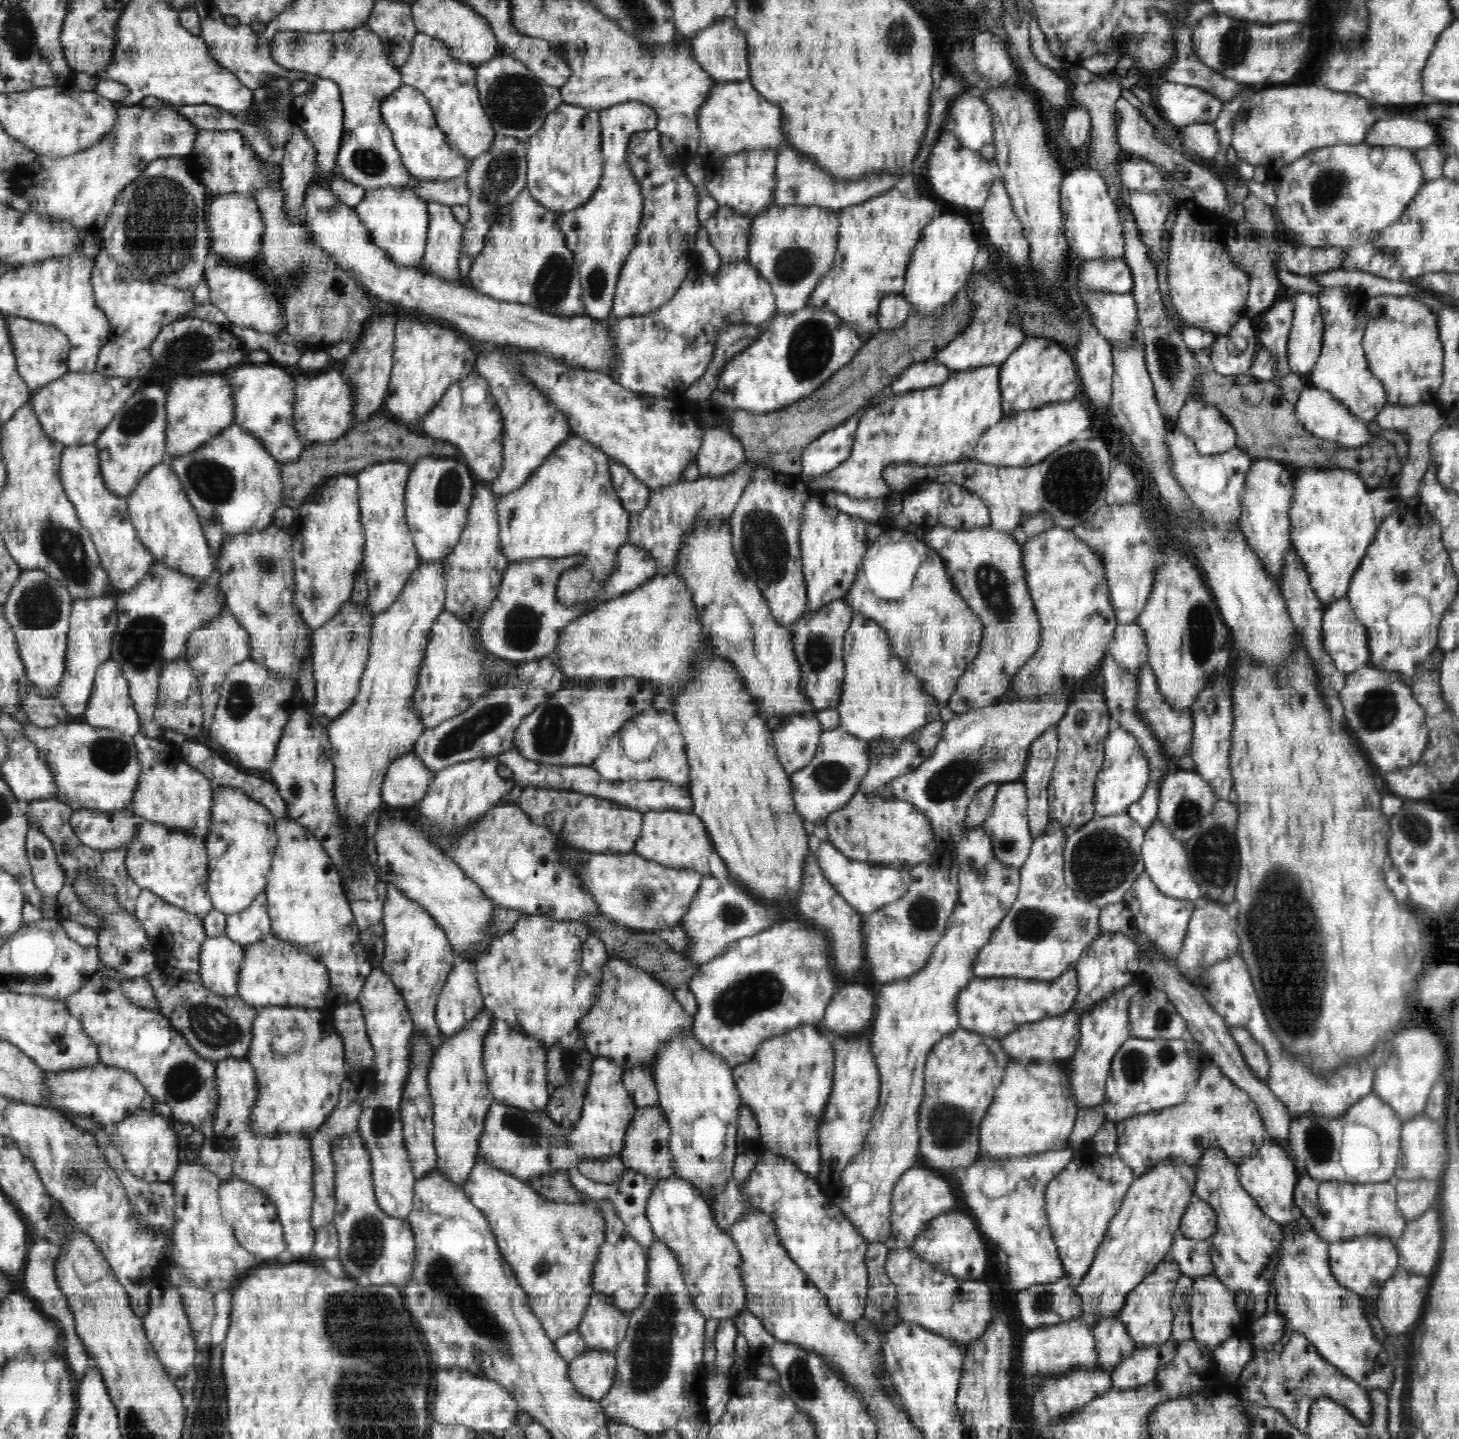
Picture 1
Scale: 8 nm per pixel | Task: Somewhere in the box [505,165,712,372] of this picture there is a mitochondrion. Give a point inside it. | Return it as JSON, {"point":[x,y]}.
{"point":[553,283]}

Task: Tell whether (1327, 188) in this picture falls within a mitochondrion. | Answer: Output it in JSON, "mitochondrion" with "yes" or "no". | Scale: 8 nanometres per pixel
{"mitochondrion":"yes"}

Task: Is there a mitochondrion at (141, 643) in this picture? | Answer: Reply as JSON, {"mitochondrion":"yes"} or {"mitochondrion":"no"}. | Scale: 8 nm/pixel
{"mitochondrion":"yes"}

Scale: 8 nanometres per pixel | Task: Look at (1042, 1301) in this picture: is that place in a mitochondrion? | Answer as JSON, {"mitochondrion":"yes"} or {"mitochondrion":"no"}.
{"mitochondrion":"no"}

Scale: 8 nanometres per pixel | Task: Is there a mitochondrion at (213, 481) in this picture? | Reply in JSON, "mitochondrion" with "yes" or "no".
{"mitochondrion":"yes"}

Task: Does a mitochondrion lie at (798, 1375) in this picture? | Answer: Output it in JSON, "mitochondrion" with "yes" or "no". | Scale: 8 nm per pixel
{"mitochondrion":"yes"}

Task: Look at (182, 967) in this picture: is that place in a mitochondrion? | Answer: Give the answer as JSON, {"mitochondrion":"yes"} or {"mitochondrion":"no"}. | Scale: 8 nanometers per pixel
{"mitochondrion":"no"}

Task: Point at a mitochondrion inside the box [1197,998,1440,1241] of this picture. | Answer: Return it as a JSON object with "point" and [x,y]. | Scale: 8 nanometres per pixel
{"point":[1318,1143]}

